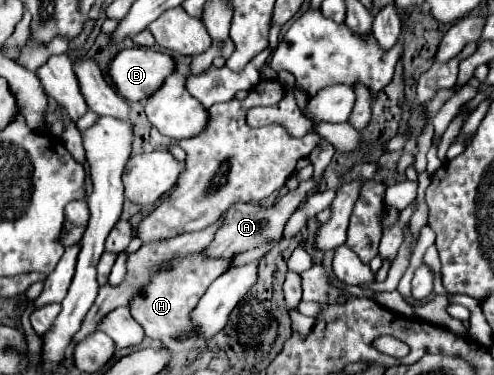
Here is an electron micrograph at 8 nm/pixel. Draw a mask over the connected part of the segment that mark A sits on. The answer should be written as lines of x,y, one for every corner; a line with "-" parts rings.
310,178
310,180
302,180
298,184
296,190
290,190
286,192
276,204
272,206
262,206
262,204
234,204
226,210
226,218
222,222
222,226
218,228
214,240
202,250
204,256
210,256
210,258
222,258
222,260
230,260
234,258
236,254
240,252
246,252
246,250
252,250
252,248
258,248
258,246
264,246
264,244
270,244
270,242
278,242
282,240
282,228
286,226
288,218
292,216
292,212
308,198
308,192
312,192
314,188
318,188
318,180
316,178

